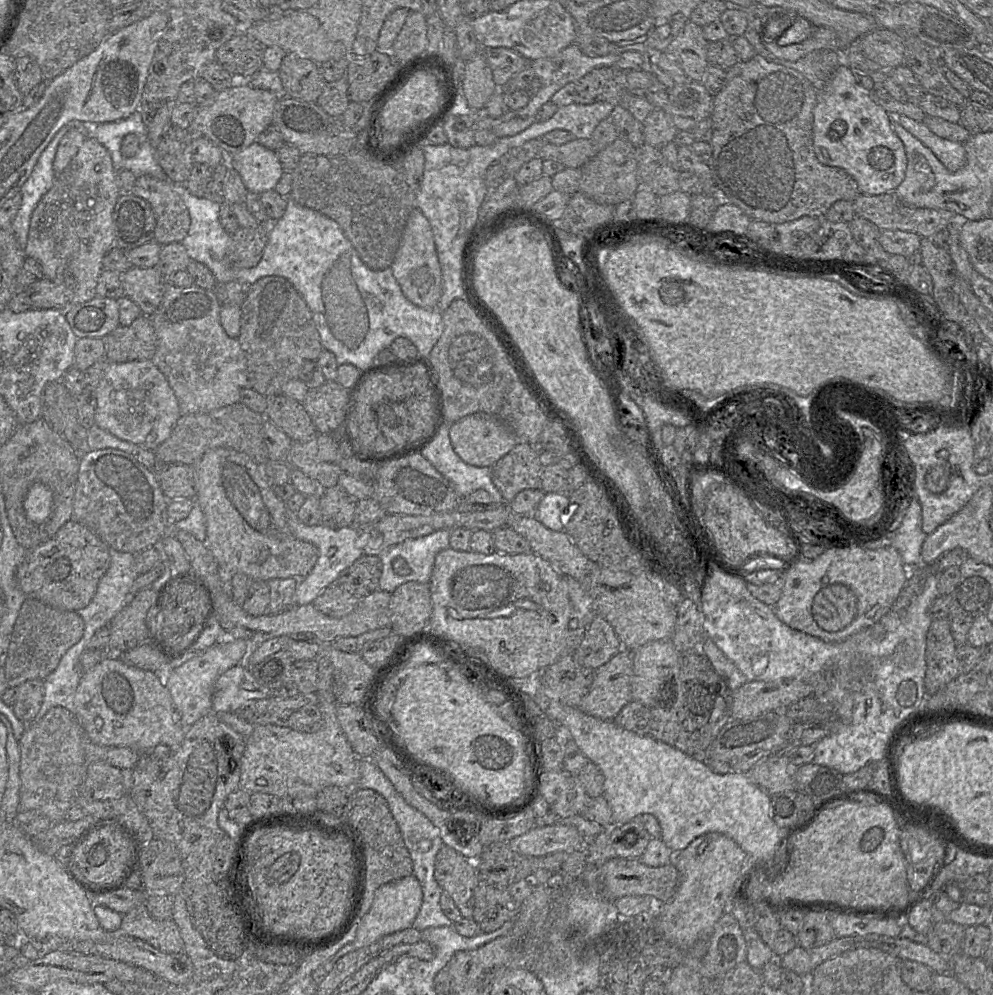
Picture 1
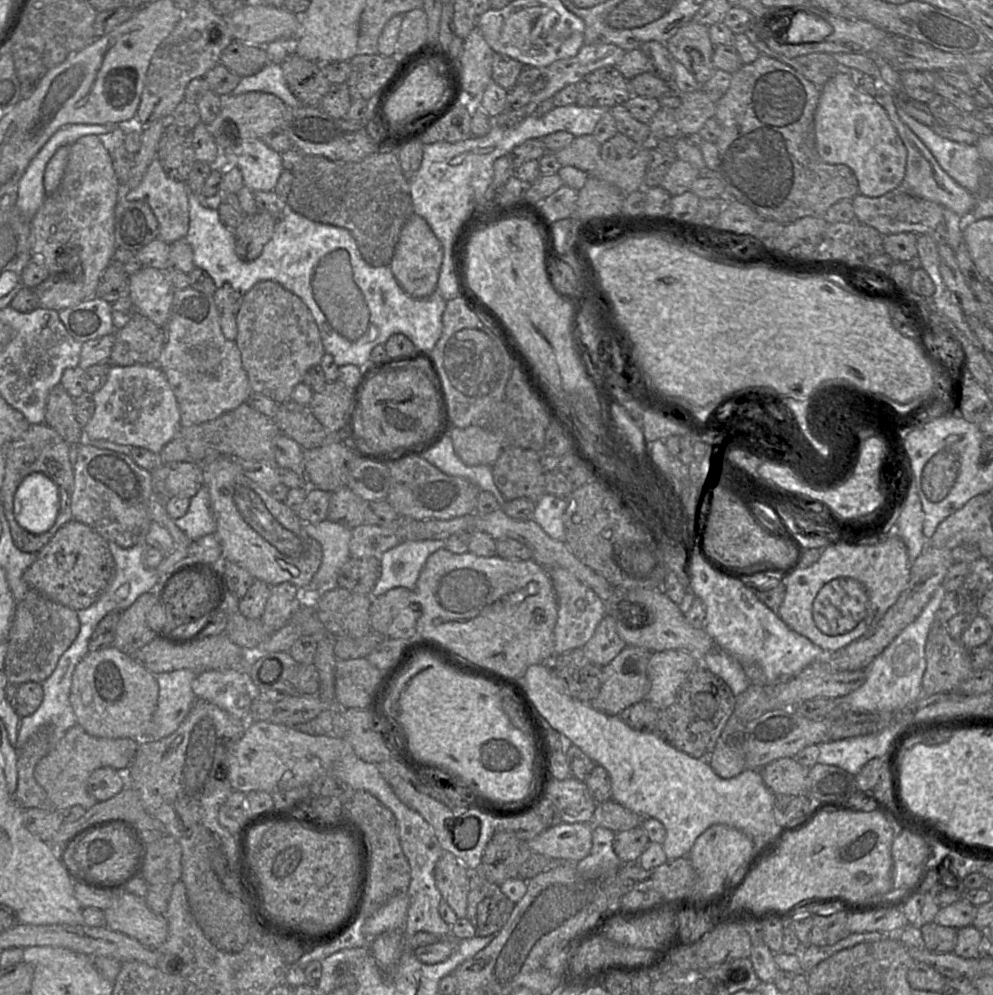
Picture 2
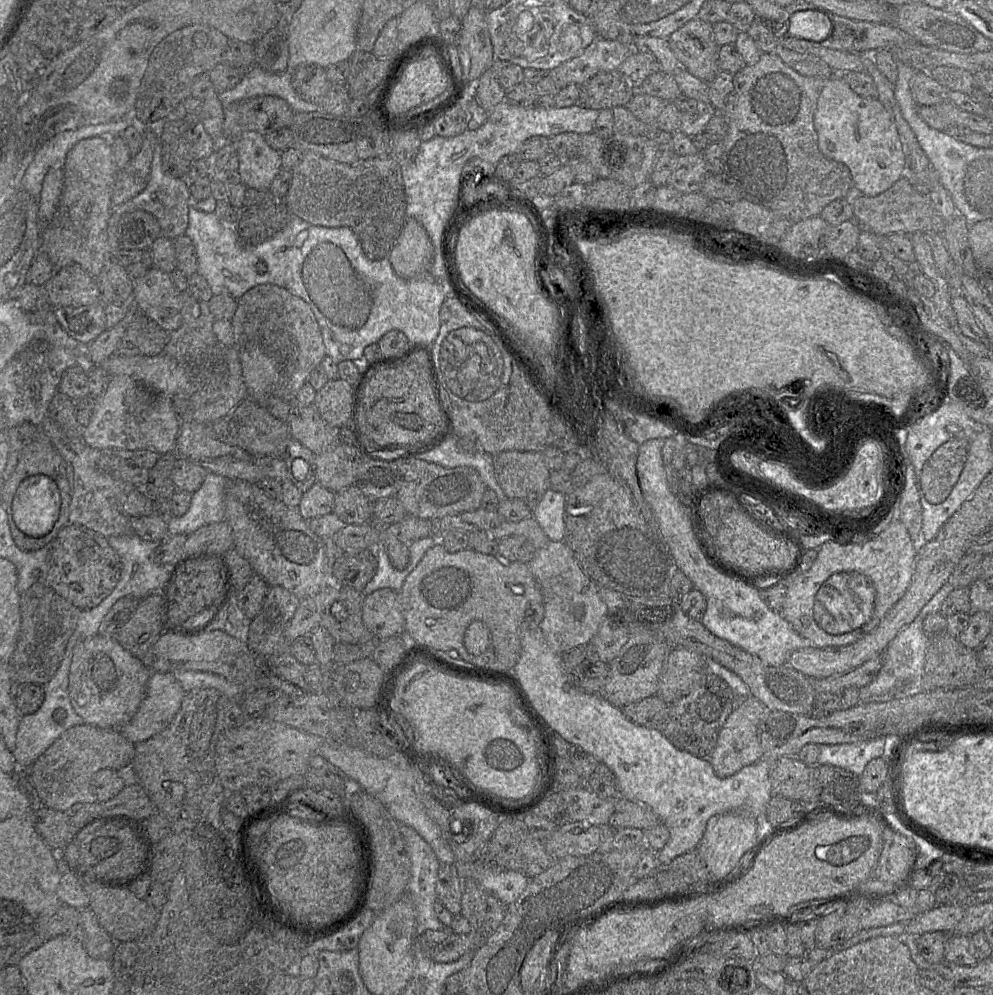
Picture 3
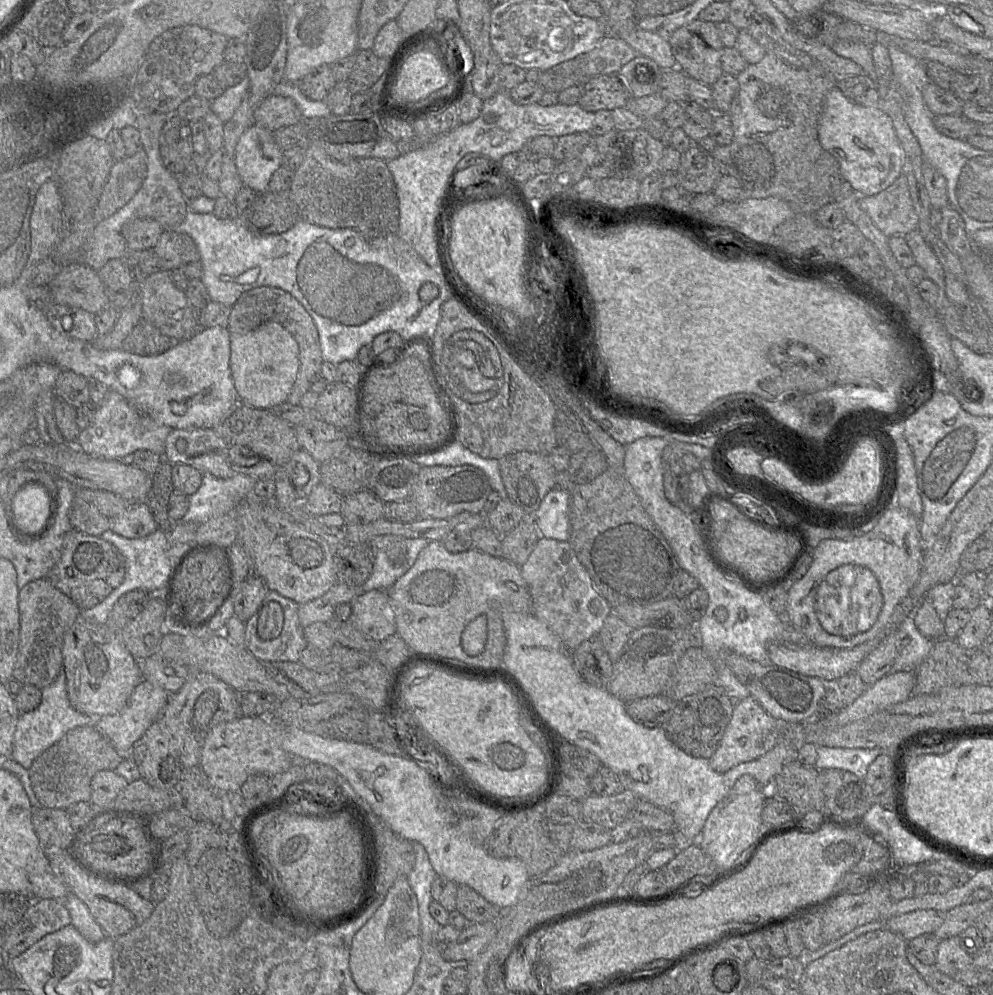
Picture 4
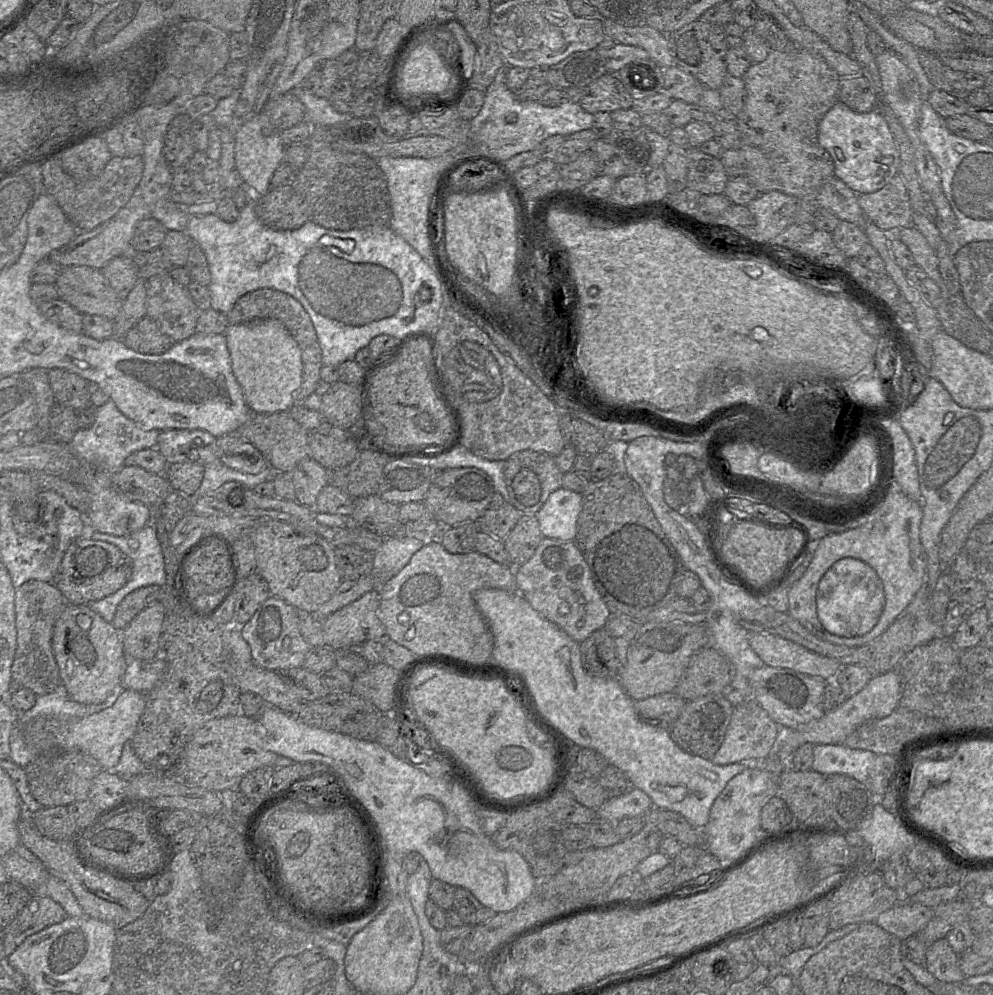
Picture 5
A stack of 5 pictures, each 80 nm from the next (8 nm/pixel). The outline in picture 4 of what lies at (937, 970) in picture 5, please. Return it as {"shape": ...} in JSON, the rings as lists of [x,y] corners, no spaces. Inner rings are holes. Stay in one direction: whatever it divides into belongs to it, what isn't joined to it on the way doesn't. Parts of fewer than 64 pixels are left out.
{"shape":[[[957,936],[946,938],[938,944],[934,967],[947,976],[957,976],[956,973],[974,968],[972,957],[960,947]]]}

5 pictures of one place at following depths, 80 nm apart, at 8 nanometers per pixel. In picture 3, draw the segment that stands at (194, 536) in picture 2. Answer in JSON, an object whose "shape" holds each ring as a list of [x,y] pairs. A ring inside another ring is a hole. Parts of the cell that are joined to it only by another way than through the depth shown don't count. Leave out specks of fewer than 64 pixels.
{"shape":[[[207,472],[200,488],[191,494],[188,510],[180,517],[167,519],[169,535],[190,535],[197,529],[224,520],[225,493],[230,481]]]}

